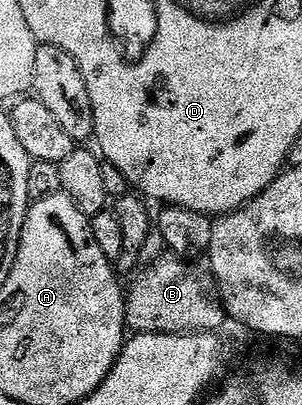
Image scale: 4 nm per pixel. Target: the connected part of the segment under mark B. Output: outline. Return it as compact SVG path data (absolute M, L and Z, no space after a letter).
M164 256L143 271L125 298L126 322L132 333L217 332L227 322L218 284L206 265L182 257Z

